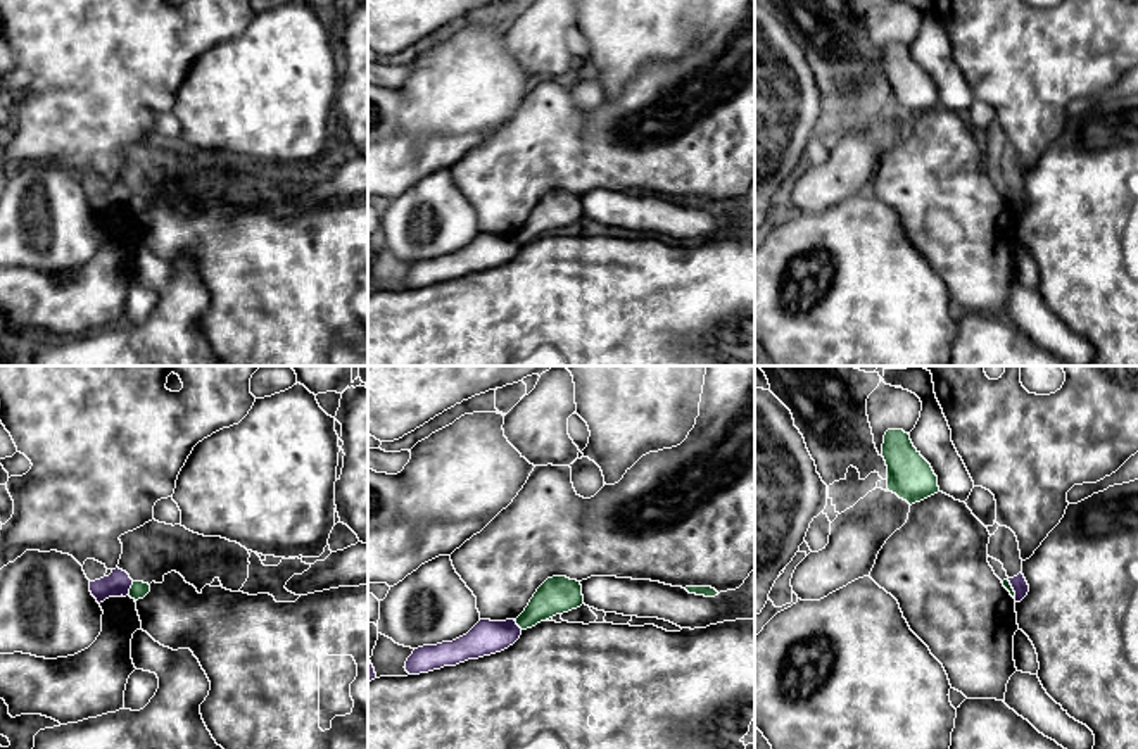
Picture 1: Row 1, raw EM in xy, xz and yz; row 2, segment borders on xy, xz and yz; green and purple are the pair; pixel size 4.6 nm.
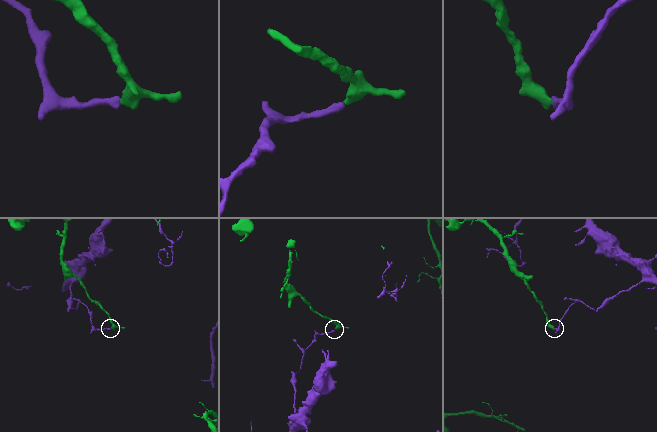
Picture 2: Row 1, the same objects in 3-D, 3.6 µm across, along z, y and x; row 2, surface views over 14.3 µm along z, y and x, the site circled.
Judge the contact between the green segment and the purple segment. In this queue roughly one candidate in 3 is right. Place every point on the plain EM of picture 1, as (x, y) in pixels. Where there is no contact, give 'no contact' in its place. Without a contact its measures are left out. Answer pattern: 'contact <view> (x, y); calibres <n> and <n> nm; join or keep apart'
contact xy (130, 202); calibres 80 and 120 nm; keep apart

